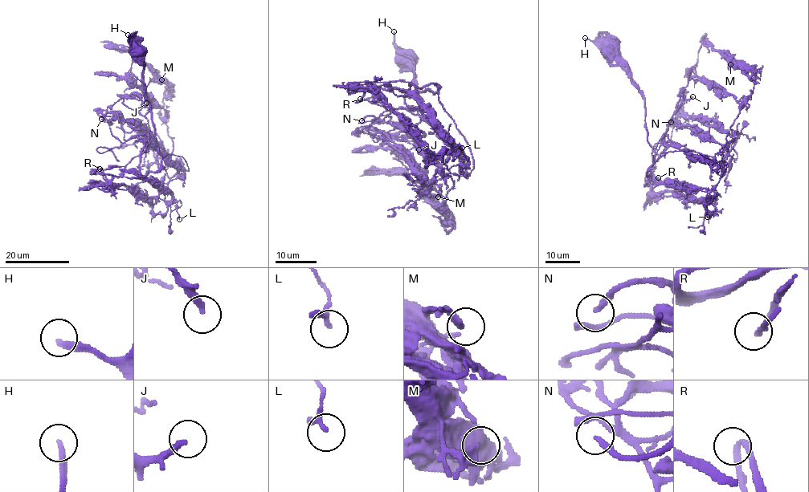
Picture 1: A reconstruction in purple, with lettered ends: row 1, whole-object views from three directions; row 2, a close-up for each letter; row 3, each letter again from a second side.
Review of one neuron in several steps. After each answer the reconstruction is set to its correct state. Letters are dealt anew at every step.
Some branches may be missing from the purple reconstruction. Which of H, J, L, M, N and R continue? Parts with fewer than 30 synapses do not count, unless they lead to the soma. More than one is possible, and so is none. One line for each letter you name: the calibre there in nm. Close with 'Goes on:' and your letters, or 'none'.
J: Thickness 240 nm
Goes on: J

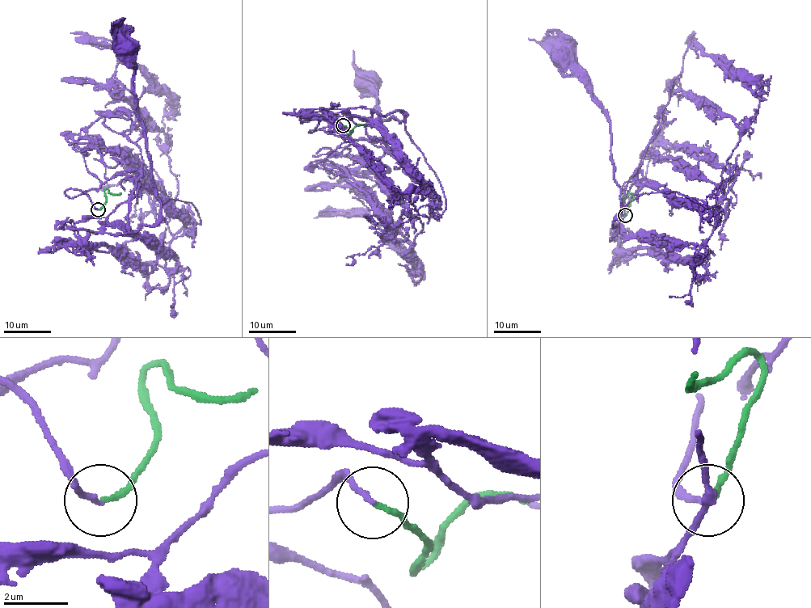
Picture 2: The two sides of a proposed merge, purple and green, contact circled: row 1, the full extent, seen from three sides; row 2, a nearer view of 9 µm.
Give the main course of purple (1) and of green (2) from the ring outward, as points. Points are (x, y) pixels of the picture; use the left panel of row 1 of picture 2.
1: (99, 209), (65, 192), (125, 175), (138, 185), (129, 230), (160, 210), (128, 44)
2: (99, 209), (107, 200), (104, 192), (107, 189), (112, 194), (121, 193)

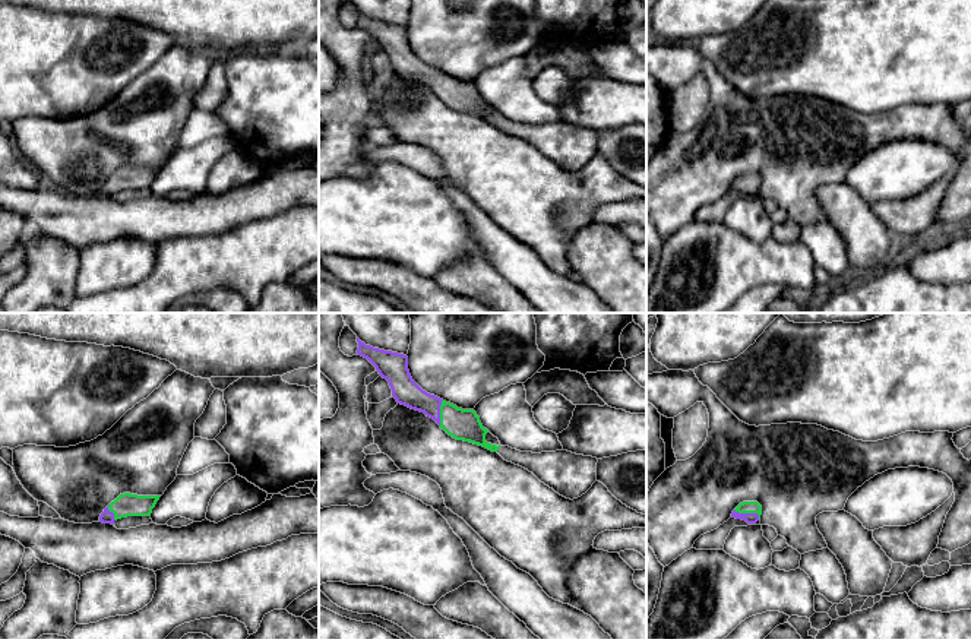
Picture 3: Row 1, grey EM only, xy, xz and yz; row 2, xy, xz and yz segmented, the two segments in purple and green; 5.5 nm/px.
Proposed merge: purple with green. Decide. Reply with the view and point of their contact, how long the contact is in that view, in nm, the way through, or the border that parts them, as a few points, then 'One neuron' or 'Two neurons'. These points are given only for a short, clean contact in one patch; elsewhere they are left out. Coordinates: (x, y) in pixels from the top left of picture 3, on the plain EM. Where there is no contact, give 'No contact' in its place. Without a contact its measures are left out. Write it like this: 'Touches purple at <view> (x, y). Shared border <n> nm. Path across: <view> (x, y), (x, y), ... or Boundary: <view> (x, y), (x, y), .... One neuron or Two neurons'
Touches purple at yz (747, 186). Shared border 150 nm. Path across: yz (750, 190), (747, 186), (746, 179). One neuron

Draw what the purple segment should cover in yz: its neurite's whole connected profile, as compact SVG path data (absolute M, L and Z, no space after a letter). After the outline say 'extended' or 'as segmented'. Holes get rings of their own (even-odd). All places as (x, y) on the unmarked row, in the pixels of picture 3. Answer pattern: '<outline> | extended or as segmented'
M743 174L731 186L731 190L756 196L760 192L762 178L757 174Z | extended

